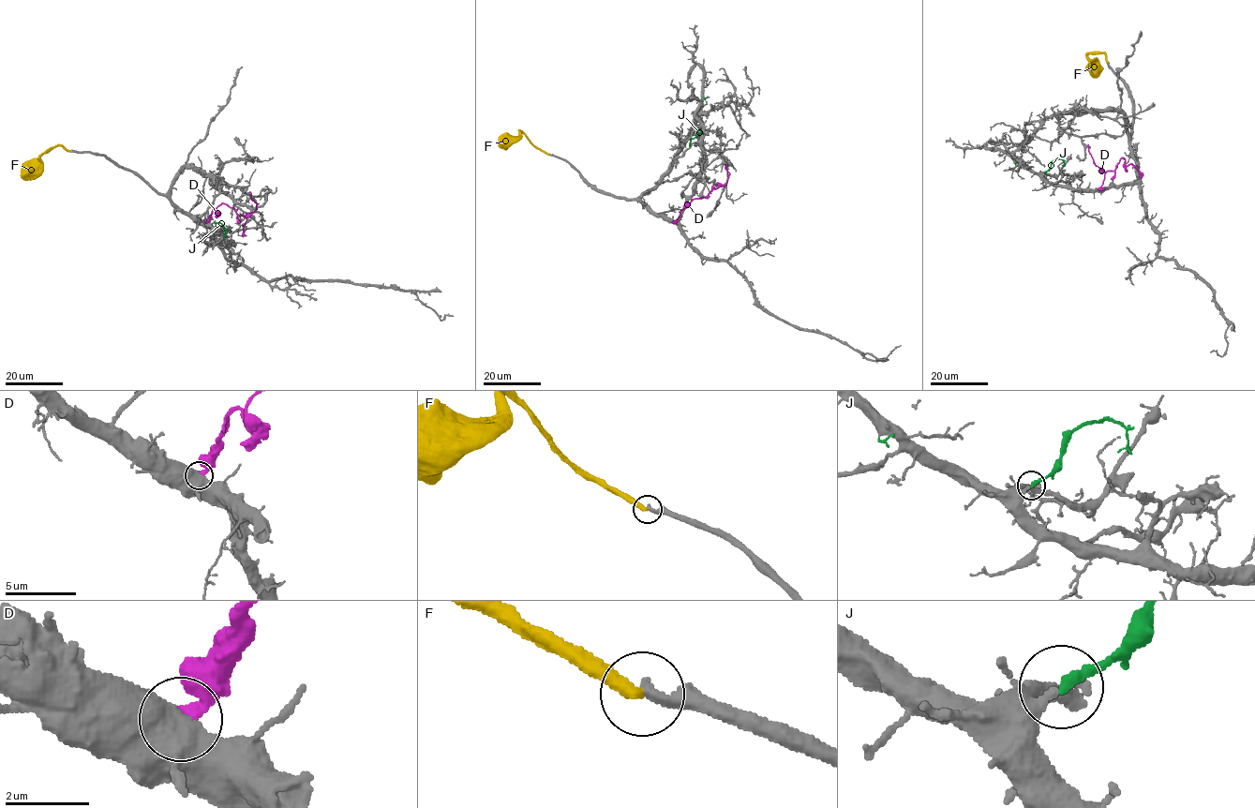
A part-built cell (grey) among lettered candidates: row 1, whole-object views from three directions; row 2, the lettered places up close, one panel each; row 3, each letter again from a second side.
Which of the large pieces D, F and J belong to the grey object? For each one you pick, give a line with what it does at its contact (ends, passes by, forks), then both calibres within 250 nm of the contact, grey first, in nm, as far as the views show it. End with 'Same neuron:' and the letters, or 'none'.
F: it ends; calibres 300 and 360 nm
Same neuron: F

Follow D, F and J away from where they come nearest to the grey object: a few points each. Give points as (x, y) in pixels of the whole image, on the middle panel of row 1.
D: (672, 222), (685, 202), (723, 187), (729, 174), (724, 164)
F: (549, 155), (536, 148), (521, 131), (519, 136), (508, 139), (501, 144)
J: (701, 128), (701, 132), (689, 143)

